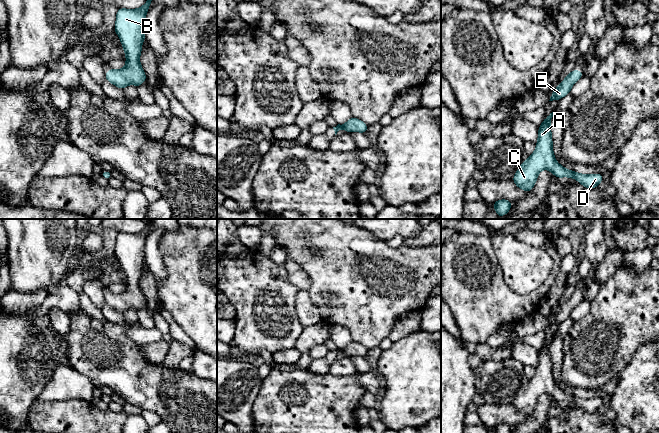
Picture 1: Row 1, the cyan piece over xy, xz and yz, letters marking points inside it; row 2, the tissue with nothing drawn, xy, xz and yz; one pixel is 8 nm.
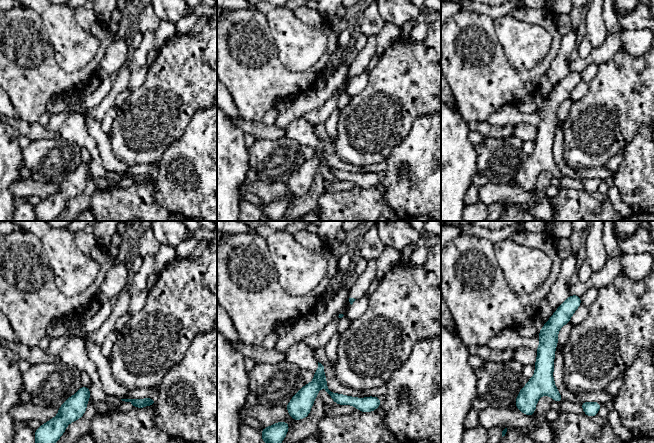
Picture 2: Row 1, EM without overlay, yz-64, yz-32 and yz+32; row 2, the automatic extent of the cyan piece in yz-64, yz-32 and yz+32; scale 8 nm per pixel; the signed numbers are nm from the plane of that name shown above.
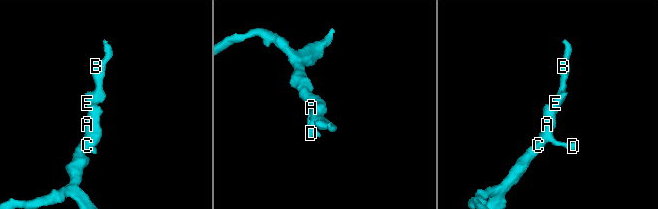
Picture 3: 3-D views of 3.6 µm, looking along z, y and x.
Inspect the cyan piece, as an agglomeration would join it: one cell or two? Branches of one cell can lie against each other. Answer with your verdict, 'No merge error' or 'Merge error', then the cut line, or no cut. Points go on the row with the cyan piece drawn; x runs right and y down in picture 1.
No merge error. No split

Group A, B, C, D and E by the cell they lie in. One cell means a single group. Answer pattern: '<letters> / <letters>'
A B C D E

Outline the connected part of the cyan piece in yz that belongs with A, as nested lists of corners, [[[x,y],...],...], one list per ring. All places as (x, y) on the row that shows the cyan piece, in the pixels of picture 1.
[[[554,112],[550,113],[539,126],[535,151],[519,166],[512,181],[518,188],[530,192],[534,188],[539,172],[547,169],[557,178],[569,177],[576,179],[581,185],[588,189],[598,187],[604,179],[602,174],[584,175],[564,168],[555,160],[550,127],[553,115]]]

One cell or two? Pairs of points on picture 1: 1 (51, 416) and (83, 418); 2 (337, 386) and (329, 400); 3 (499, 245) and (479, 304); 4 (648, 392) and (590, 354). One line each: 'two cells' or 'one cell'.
1: one cell
2: one cell
3: two cells
4: two cells

